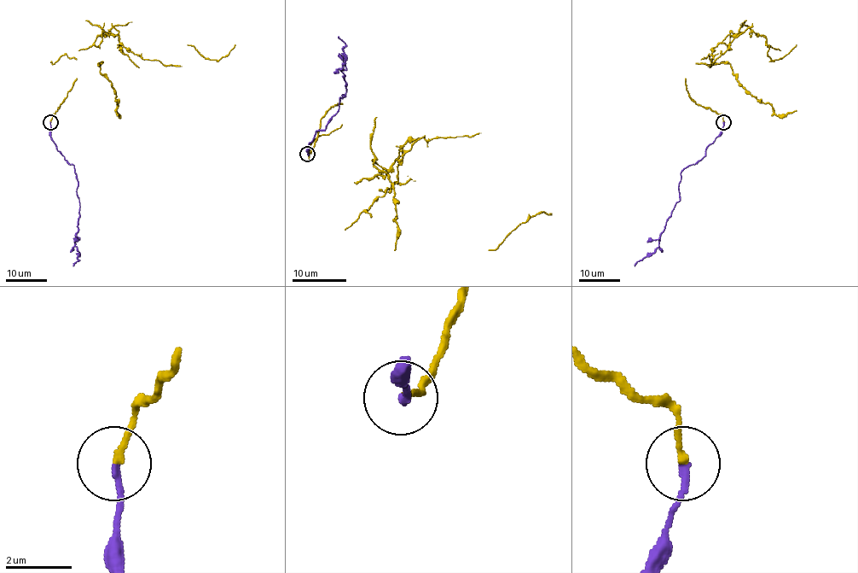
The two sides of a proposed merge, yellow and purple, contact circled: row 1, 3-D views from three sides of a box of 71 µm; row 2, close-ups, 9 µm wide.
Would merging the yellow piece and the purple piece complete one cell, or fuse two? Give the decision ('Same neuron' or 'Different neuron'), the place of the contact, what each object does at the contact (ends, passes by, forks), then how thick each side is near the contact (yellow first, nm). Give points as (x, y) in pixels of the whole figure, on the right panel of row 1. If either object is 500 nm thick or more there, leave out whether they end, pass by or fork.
Different neuron. Place: (723, 122). At the ring yellow ends. At the ring purple ends. Thickness 200 nm (yellow) against 220 nm

